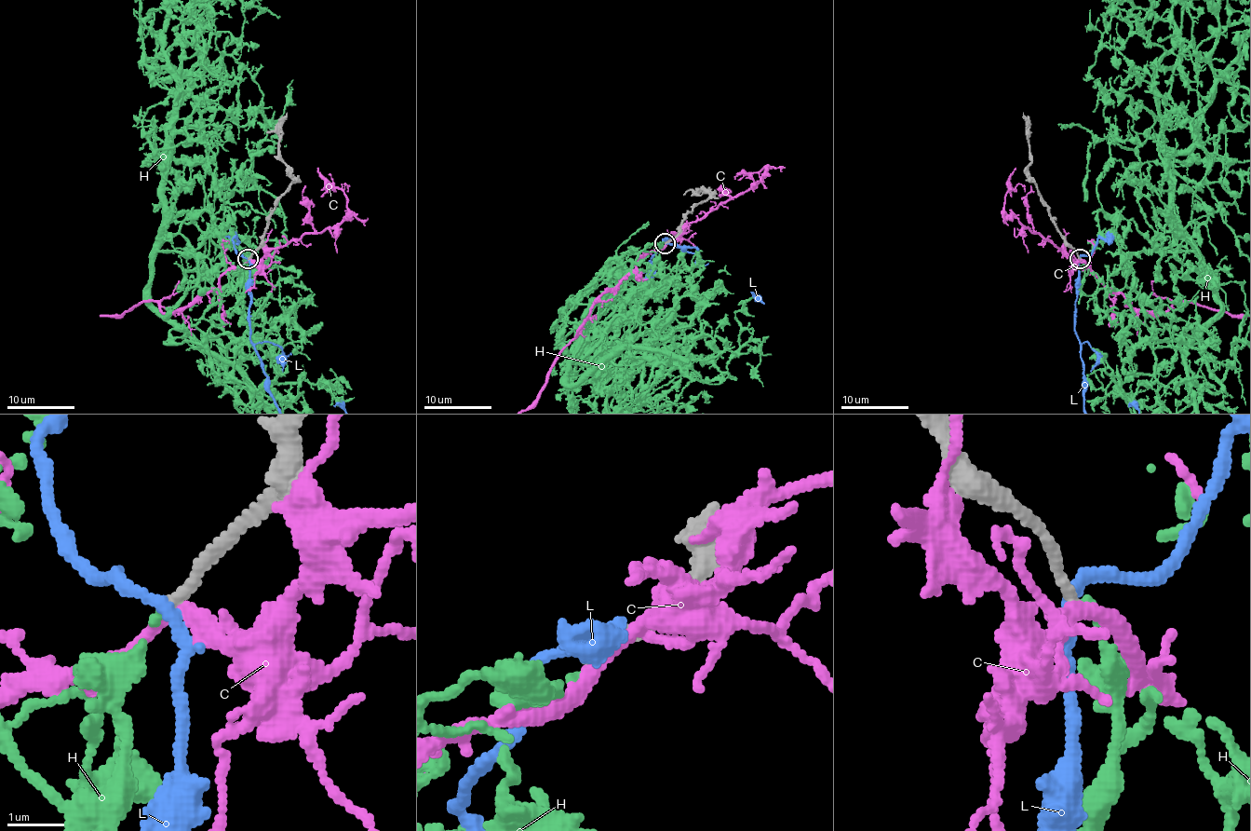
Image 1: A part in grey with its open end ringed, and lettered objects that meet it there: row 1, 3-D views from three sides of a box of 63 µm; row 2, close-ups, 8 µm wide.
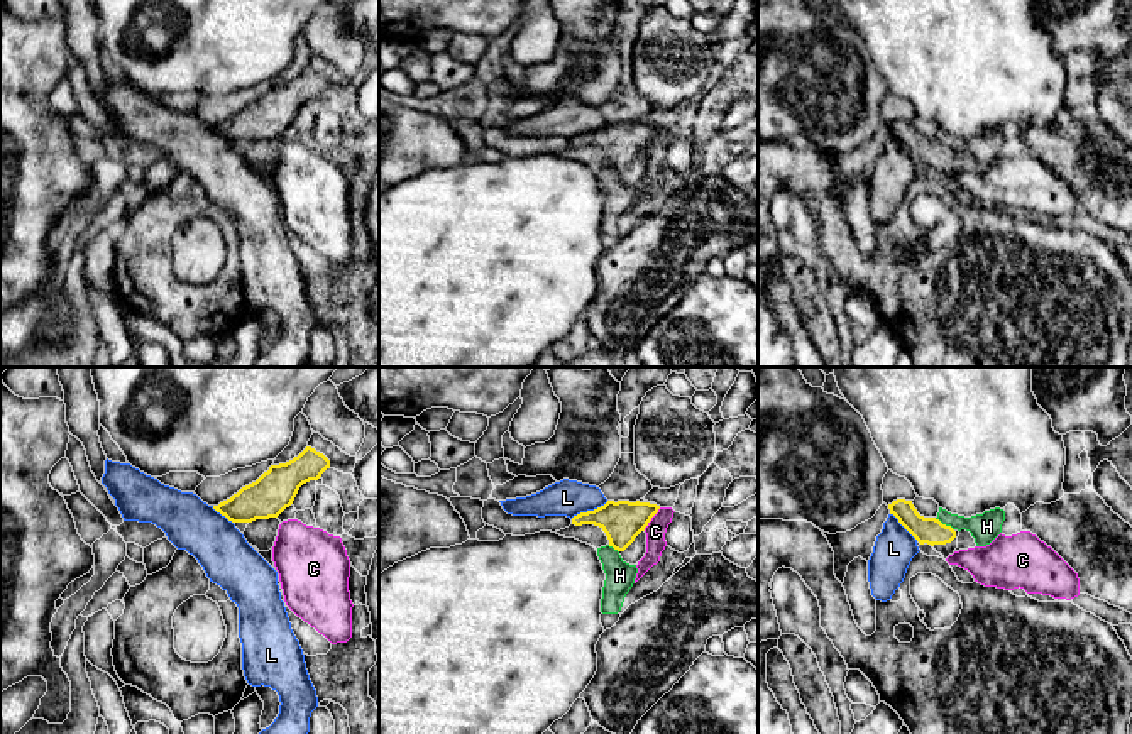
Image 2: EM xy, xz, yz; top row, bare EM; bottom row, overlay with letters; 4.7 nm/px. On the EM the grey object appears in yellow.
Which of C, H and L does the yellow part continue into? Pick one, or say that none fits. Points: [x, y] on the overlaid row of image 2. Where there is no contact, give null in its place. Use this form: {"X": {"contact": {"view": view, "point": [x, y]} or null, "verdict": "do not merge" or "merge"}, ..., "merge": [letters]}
{"C": {"contact": {"view": "xz", "point": [650, 520]}, "verdict": "do not merge"}, "H": {"contact": {"view": "yz", "point": [945, 525]}, "verdict": "do not merge"}, "L": {"contact": {"view": "xz", "point": [589, 511]}, "verdict": "do not merge"}, "merge": []}

